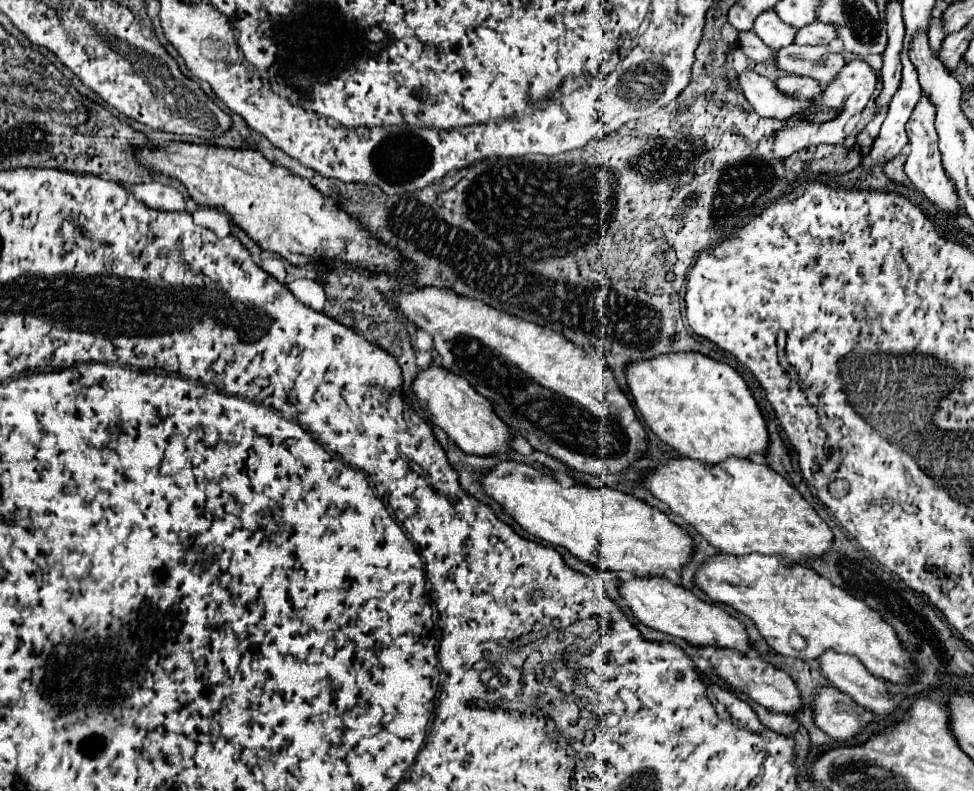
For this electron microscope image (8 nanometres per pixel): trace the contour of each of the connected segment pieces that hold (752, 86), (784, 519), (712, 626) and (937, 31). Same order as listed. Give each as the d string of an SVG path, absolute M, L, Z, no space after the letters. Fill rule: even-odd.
M744 70L738 74L740 90L750 100L750 106L756 114L764 118L776 118L776 120L788 120L790 116L802 116L804 110L808 110L812 104L806 100L796 100L790 96L784 96L776 84L752 70Z
M676 458L646 476L644 486L724 554L746 556L758 552L778 556L790 566L804 564L810 558L824 558L832 548L832 530L816 510L792 484L764 464L728 458L710 466L690 458Z
M636 578L630 582L620 582L620 596L632 608L632 614L652 630L678 636L692 646L712 646L712 648L730 648L746 654L750 650L750 638L744 624L724 612L722 608L698 598L690 590L684 590L666 578Z
M934 6L932 8L932 20L928 24L928 40L930 40L930 48L932 48L934 56L938 56L940 44L946 38L946 32L944 32L944 26L942 26L942 16L944 16L944 10Z

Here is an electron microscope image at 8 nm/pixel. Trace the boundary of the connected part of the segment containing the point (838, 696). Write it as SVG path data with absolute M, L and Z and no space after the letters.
M824 686L816 694L814 718L818 728L830 738L848 742L874 720L874 714L858 706L850 696L834 686Z

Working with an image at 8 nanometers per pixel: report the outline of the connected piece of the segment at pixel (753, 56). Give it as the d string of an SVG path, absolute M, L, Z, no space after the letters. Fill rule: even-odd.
M740 32L738 44L742 52L754 62L774 62L776 60L776 50L768 48L754 32Z

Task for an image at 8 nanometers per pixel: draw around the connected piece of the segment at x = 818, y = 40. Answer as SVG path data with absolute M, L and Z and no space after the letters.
M812 22L798 30L796 44L830 44L836 36L838 36L838 32L832 24Z

